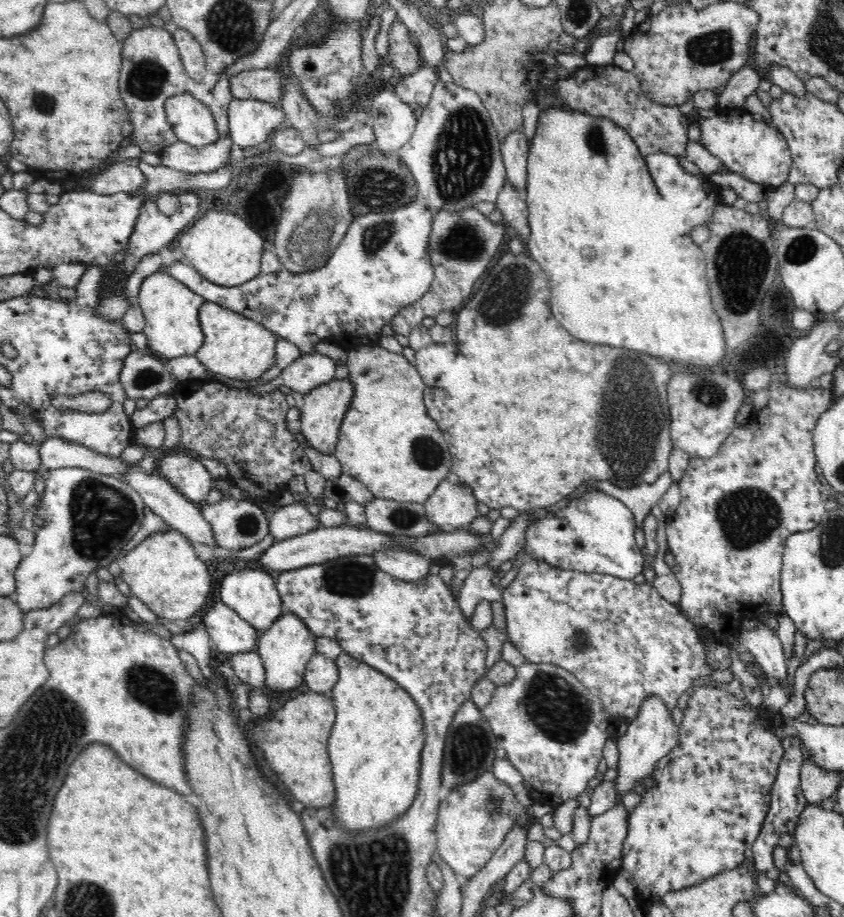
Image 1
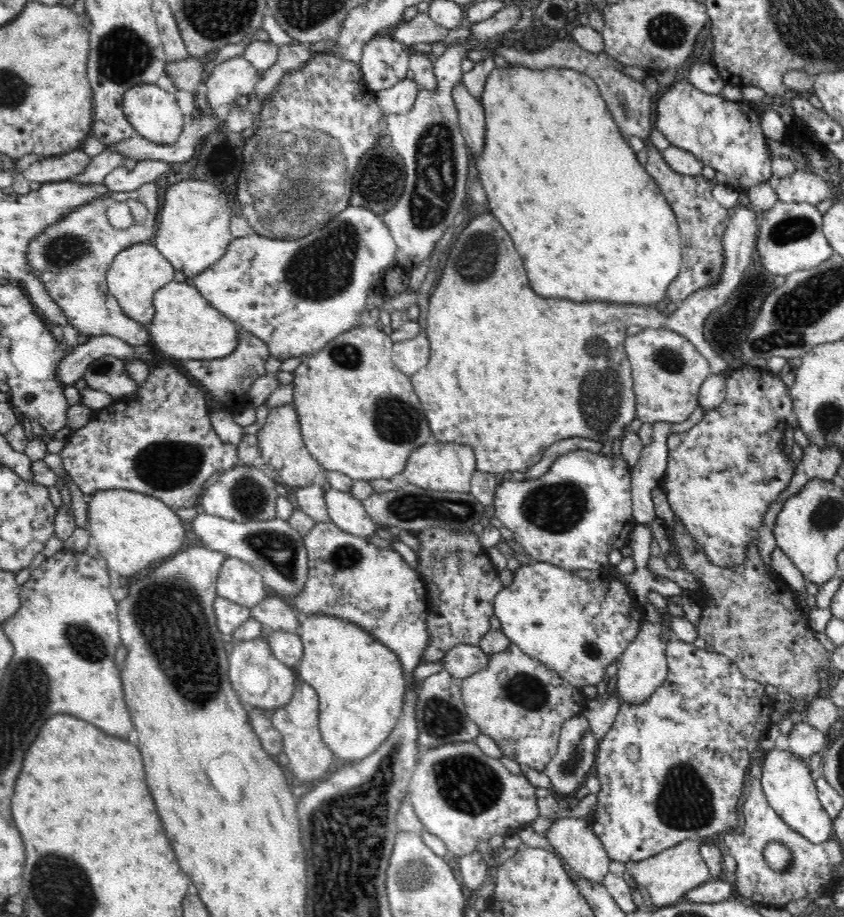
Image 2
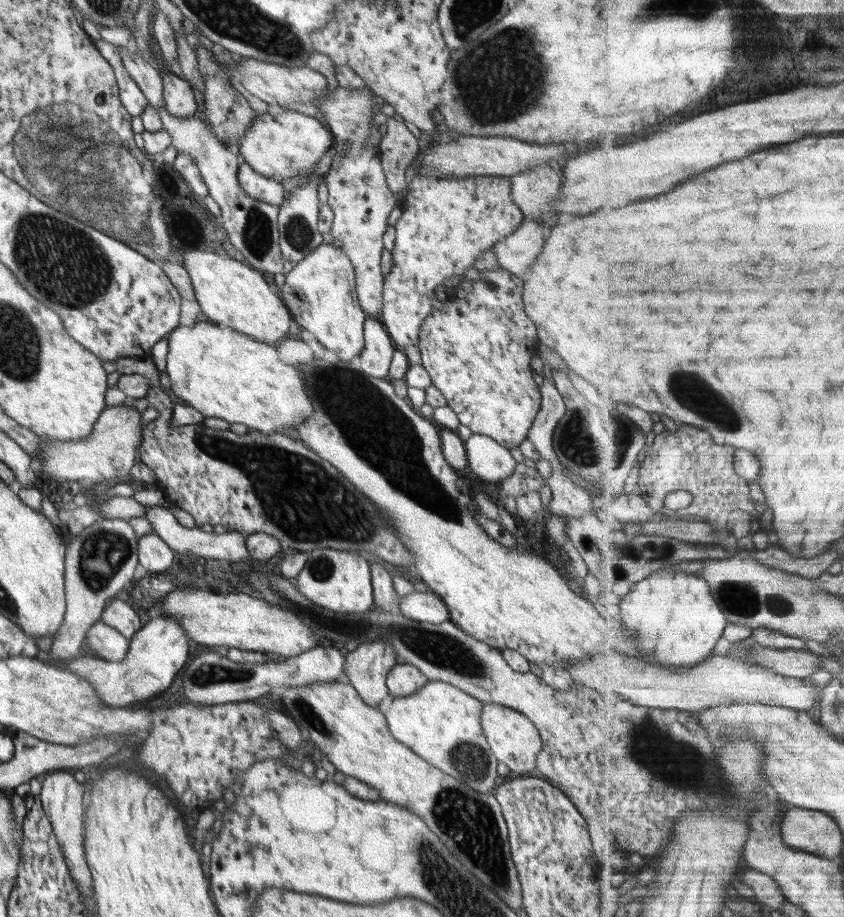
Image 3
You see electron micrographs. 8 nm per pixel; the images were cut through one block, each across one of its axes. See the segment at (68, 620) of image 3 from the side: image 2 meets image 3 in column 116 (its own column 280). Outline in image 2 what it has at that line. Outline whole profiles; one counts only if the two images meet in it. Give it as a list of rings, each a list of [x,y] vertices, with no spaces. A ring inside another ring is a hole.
[[[199,511],[194,518],[195,533],[204,547],[252,565],[262,575],[268,592],[288,601],[302,590],[308,572],[308,553],[303,537],[279,517],[264,521],[236,522]]]

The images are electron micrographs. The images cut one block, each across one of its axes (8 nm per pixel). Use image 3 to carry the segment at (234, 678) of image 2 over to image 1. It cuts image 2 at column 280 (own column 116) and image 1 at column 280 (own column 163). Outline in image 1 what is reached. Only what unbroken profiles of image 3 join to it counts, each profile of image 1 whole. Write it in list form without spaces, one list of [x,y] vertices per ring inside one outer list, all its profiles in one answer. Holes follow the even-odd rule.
[[[292,613],[282,614],[274,624],[259,635],[258,651],[266,672],[265,688],[271,692],[284,692],[298,688],[304,682],[306,663],[315,652],[315,635]]]

